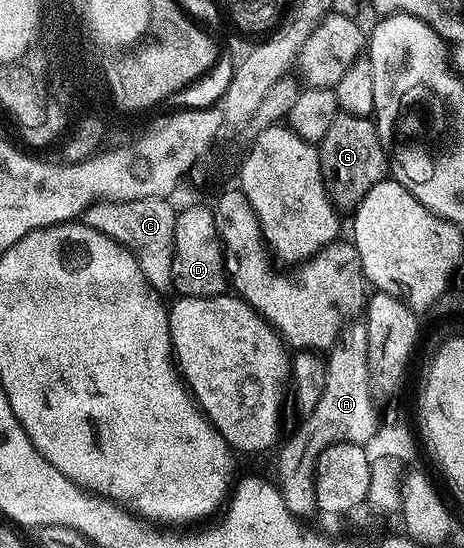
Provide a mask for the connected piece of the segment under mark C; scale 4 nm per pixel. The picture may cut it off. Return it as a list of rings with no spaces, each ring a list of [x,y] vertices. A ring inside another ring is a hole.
[[[143,198],[121,202],[96,202],[82,215],[85,226],[94,228],[122,244],[138,260],[148,283],[161,296],[173,293],[174,287],[174,224],[177,207],[171,206],[168,198]]]

